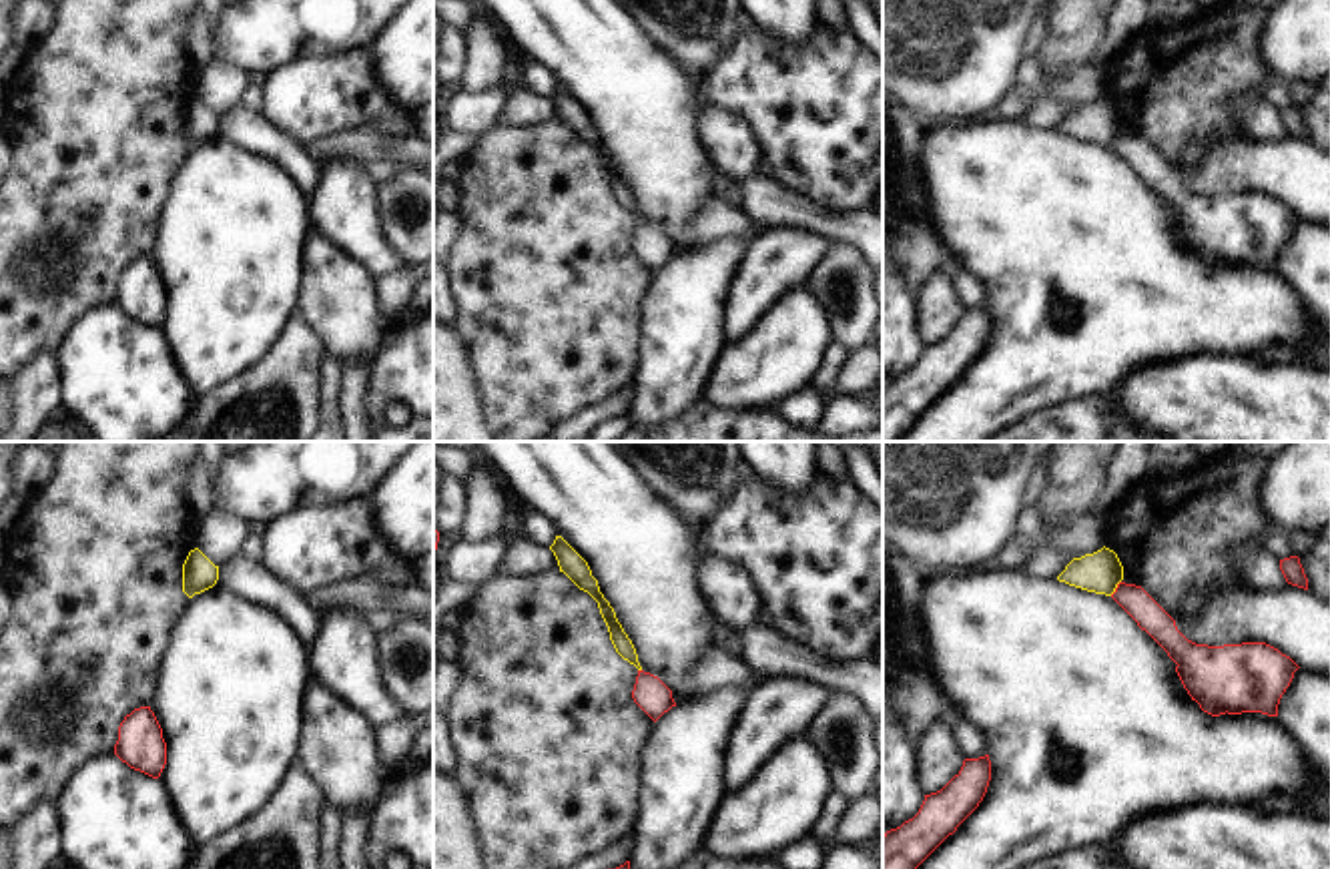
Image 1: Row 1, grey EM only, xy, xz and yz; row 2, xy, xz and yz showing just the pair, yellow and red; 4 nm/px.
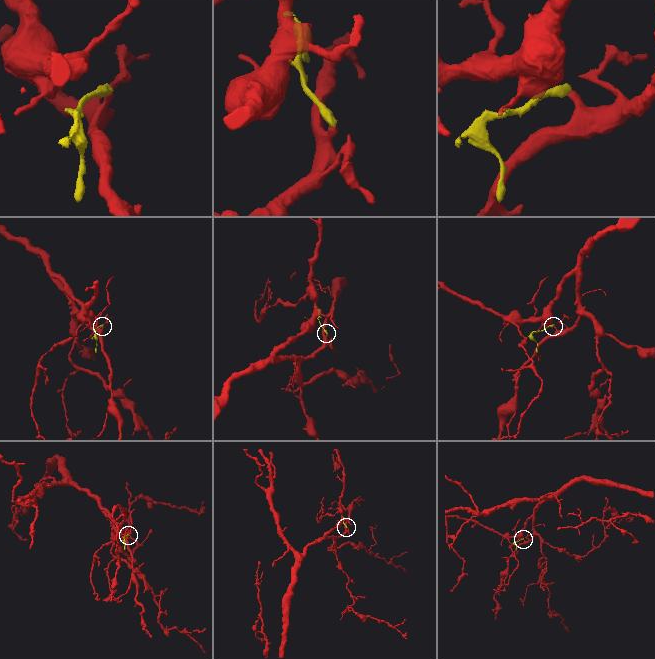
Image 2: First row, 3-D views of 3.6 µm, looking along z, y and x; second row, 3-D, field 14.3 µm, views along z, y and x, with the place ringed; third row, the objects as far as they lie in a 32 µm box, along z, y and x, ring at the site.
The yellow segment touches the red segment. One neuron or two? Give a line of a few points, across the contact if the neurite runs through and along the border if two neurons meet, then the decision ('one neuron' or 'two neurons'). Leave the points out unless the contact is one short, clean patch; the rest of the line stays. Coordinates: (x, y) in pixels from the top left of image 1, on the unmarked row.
line yz (1120, 131), (1110, 145); two neurons

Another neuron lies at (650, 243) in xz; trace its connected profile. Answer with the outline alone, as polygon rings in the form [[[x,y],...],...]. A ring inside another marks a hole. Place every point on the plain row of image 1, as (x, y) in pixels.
[[[638,221],[632,249],[654,273],[676,257],[672,241],[658,227],[644,221]]]

